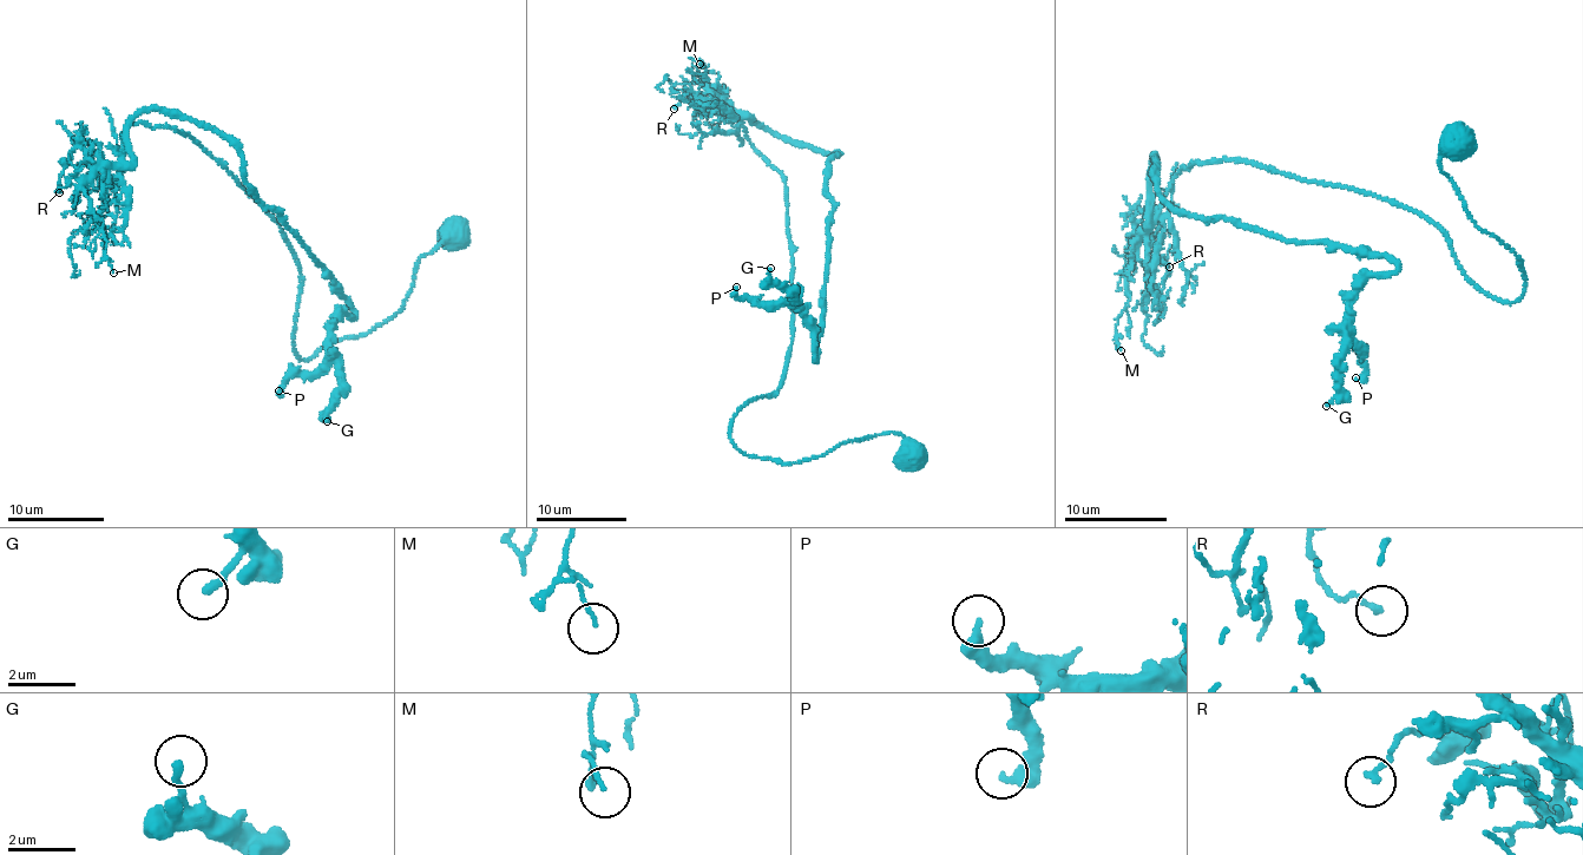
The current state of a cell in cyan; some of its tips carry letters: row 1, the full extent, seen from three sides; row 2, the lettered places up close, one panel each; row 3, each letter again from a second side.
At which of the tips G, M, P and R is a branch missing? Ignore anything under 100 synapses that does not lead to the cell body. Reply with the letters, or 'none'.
none

